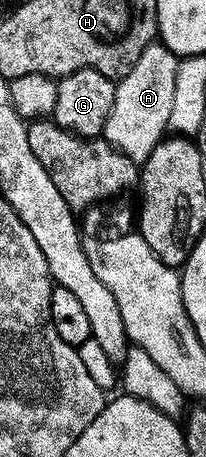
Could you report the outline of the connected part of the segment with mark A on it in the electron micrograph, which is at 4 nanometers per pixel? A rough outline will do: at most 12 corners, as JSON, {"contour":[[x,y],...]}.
{"contour":[[165,44],[117,81],[104,138],[133,164],[167,139],[179,63]]}

